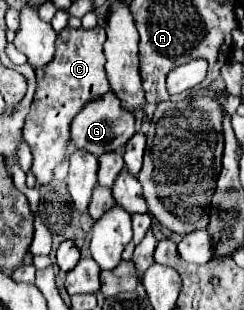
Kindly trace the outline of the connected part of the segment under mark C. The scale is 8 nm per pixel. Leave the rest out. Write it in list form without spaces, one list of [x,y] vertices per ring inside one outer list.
[[[66,26],[56,38],[54,62],[50,62],[50,66],[44,66],[42,70],[36,70],[38,88],[32,100],[30,114],[26,116],[24,140],[32,150],[32,174],[40,184],[48,184],[52,180],[52,170],[66,160],[66,144],[72,118],[86,106],[86,102],[98,100],[110,90],[104,72],[104,40],[106,32],[100,26],[92,30]]]

